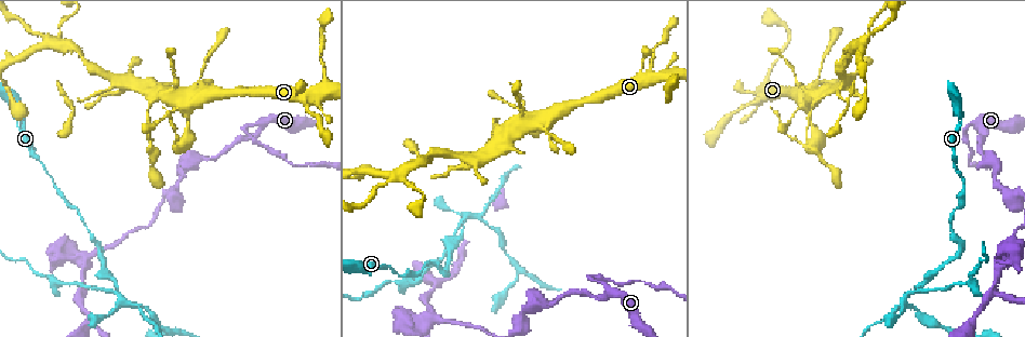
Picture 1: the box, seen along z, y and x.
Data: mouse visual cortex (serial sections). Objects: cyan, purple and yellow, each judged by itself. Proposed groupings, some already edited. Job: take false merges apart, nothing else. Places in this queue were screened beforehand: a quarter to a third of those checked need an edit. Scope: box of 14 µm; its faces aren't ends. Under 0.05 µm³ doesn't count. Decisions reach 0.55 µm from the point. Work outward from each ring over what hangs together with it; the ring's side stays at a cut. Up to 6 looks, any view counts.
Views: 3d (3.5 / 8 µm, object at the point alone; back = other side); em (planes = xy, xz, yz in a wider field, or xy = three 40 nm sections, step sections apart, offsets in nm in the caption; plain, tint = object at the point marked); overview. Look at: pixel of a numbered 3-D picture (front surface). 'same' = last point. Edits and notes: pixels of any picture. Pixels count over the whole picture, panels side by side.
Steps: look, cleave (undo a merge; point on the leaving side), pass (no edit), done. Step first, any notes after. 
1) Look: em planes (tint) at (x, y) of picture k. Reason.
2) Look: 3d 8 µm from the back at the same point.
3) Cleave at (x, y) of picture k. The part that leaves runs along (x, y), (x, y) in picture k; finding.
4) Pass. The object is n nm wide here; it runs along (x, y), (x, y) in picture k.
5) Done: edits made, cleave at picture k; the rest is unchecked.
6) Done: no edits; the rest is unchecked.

Look: 3d 8 µm at (813, 106) of picture 1. Thin neck.

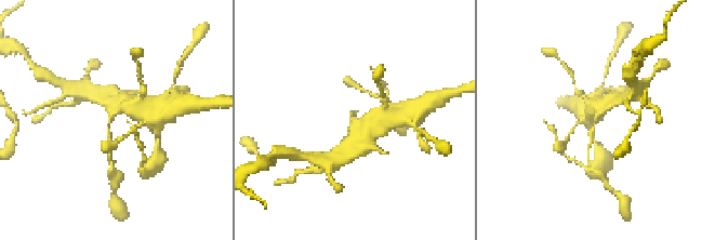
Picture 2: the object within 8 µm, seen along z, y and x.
Look: 3d 3.5 µm at (109, 123) of picture 2. Closer look.

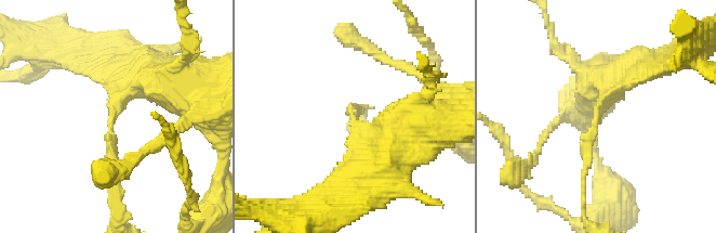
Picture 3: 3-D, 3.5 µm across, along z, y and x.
Pass. It runs along (163, 80), (114, 111), (114, 186) in picture 3; one cell here.

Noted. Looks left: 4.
Look: 3d 3.5 µm at (478, 157) of picture 1. Branch point.

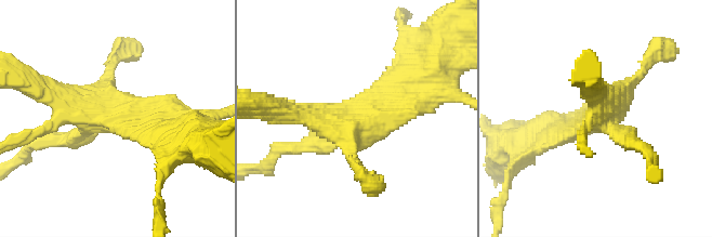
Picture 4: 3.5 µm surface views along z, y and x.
Look: em xy step 2 (tint) at (608, 114) of picture 4. Shape alone is not enough.

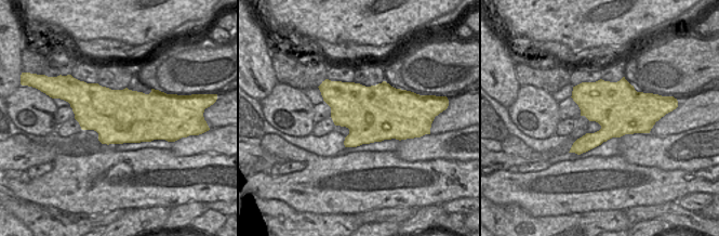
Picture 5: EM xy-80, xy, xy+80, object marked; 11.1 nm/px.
Pass. It runs along (174, 128), (71, 112), (45, 91) in picture 4; one cell here.

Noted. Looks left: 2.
Look: 3d 3.5 µm at (193, 155) of picture 1. Branch point.

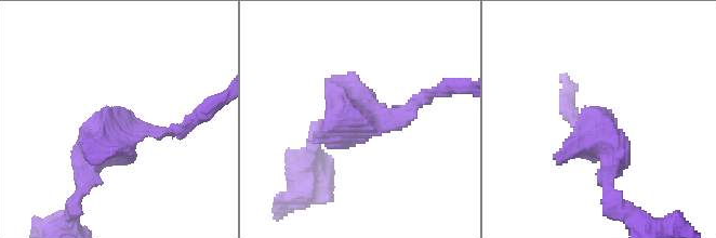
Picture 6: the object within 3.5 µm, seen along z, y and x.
Look: em xy step 3 (tint) at (367, 126) of picture 6. Need the tissue.

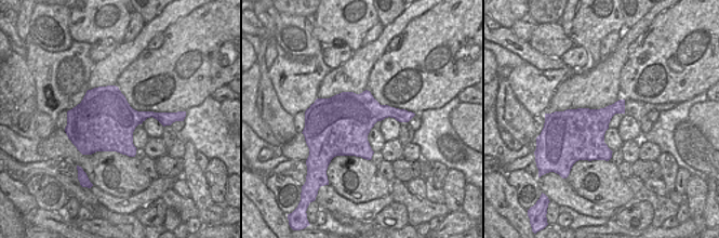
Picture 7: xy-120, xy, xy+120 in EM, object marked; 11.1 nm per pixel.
Pass. It runs along (171, 130), (105, 140), (78, 196) in picture 6; all the same cell.

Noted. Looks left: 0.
Done: no edits; the rest is unchecked.

